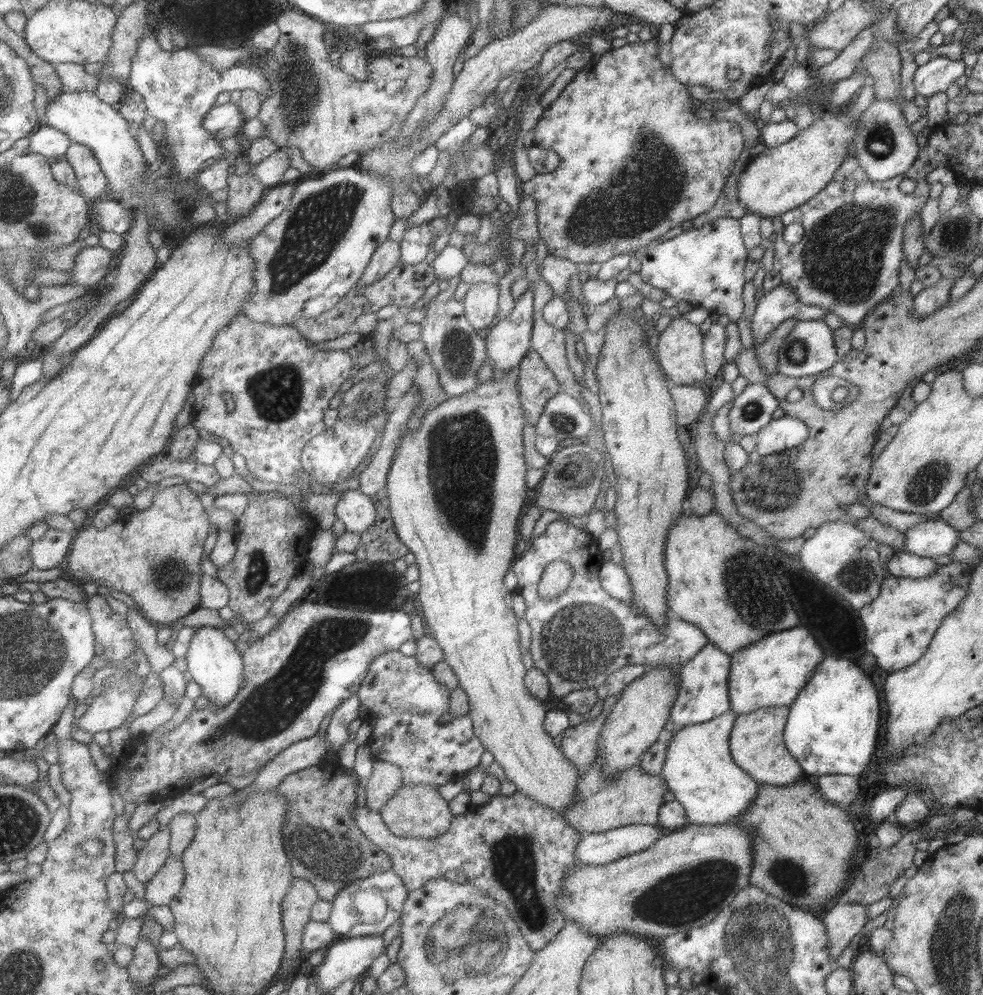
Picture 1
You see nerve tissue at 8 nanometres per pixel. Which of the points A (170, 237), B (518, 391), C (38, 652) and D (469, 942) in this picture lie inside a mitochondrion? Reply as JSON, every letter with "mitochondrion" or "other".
{"A":"other","B":"other","C":"mitochondrion","D":"mitochondrion"}

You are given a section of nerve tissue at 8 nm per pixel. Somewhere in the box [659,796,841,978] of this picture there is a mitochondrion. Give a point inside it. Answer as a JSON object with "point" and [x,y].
{"point":[786,873]}

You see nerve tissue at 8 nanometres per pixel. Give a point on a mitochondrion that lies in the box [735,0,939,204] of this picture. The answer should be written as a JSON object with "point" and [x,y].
{"point":[880,142]}

